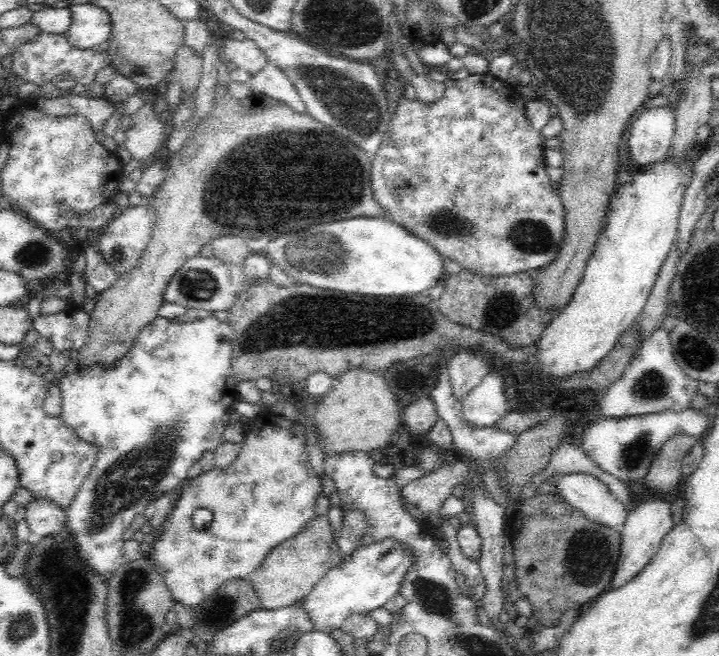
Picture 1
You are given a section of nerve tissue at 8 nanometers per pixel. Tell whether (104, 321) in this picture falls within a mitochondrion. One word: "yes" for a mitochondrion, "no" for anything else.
no

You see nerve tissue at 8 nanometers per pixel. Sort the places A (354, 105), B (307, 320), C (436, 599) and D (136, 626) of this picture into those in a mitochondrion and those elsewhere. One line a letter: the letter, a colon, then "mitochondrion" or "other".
A: mitochondrion
B: mitochondrion
C: mitochondrion
D: mitochondrion

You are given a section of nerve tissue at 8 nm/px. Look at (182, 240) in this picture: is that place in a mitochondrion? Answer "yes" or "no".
no

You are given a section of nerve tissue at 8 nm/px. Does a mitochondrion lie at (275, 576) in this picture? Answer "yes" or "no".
no

